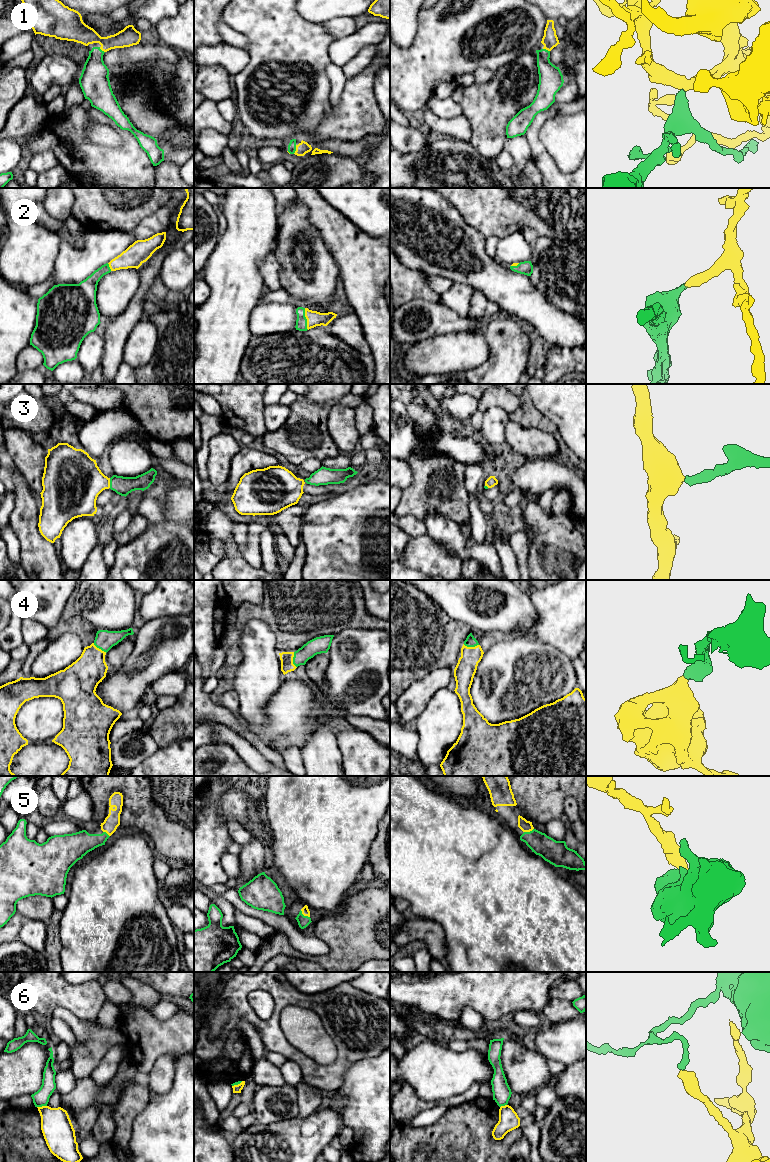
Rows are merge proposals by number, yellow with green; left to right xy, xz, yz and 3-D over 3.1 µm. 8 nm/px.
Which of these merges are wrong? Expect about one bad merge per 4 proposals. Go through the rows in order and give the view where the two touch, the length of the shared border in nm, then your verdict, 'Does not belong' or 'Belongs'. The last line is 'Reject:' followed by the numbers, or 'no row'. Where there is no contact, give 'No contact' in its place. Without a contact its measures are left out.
1: Touches yellow in xz. Shared border 80 nm. Belongs
2: Touches yellow in xz. Shared border 180 nm. Belongs
3: Touches yellow in xy. Shared border 80 nm. Belongs
4: Touches yellow in xz. Shared border 130 nm. Belongs
5: Touches yellow in xz. Shared border 100 nm. Belongs
6: Touches yellow in xy. Shared border 80 nm. Does not belong
Reject: 6

